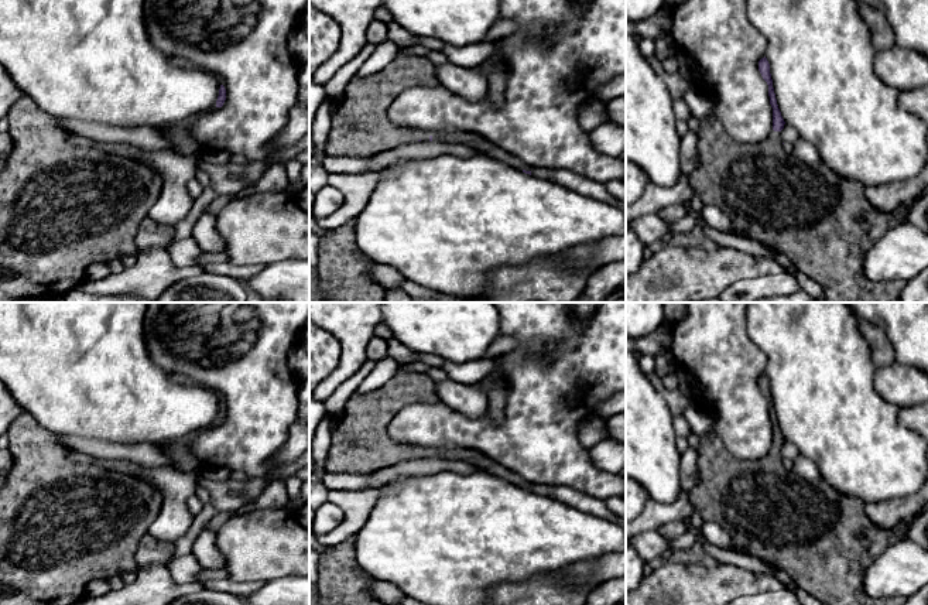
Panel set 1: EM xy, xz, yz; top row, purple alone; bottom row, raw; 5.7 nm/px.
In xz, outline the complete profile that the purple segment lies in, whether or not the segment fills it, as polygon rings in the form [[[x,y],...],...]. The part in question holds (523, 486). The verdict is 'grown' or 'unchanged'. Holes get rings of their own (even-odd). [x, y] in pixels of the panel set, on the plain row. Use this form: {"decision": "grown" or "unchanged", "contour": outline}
{"decision": "grown", "contour": [[[400,369],[380,389],[355,393],[332,433],[326,474],[367,475],[401,461],[442,458],[465,461],[531,492],[531,482],[476,450],[417,447],[388,435],[388,425],[401,409],[439,400],[436,383],[427,373]]]}

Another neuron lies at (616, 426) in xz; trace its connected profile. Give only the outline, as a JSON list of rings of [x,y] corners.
[[[626,411],[607,420],[607,433],[613,440],[626,444]]]

